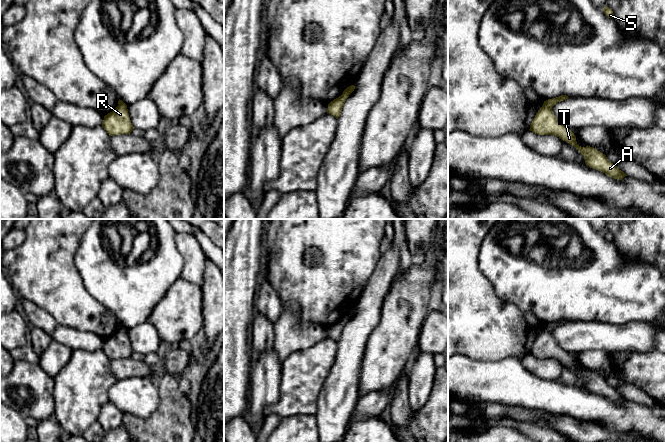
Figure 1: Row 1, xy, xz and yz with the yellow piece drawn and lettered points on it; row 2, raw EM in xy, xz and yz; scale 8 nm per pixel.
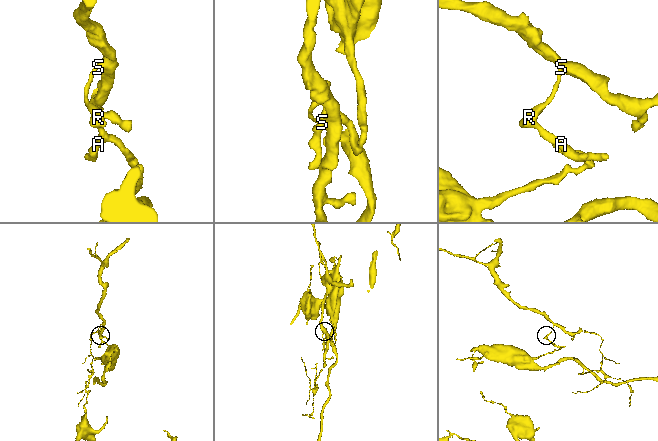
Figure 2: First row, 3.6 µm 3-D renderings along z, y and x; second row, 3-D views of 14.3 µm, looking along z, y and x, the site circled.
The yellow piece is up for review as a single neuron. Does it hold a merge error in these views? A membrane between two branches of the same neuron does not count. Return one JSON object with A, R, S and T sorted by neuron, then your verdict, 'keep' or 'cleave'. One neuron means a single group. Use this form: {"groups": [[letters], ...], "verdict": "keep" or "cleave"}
{"groups": [["A", "R", "T"], ["S"]], "verdict": "cleave"}

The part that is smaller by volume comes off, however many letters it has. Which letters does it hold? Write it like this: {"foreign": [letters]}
{"foreign": ["S"]}

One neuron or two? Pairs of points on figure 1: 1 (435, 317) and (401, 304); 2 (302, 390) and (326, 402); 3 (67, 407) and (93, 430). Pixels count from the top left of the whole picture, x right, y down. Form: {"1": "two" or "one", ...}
{"1": "two", "2": "two", "3": "two"}

